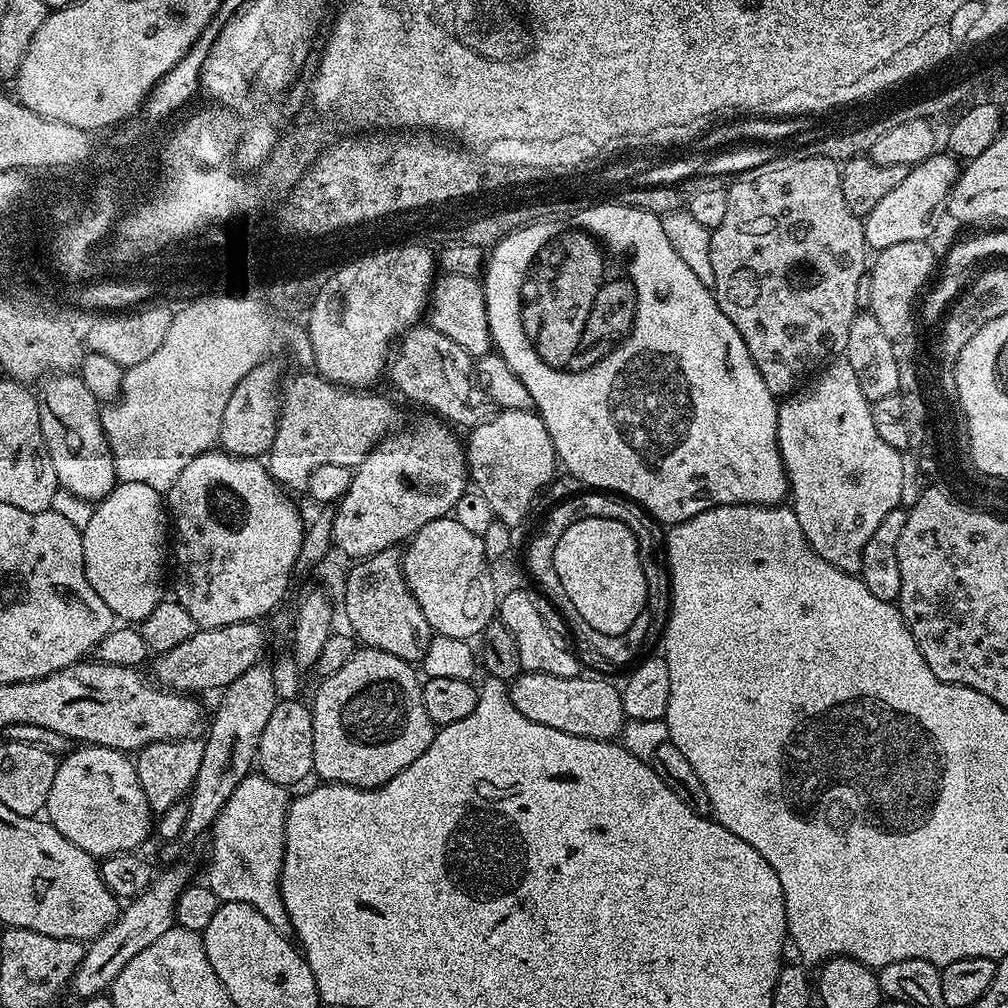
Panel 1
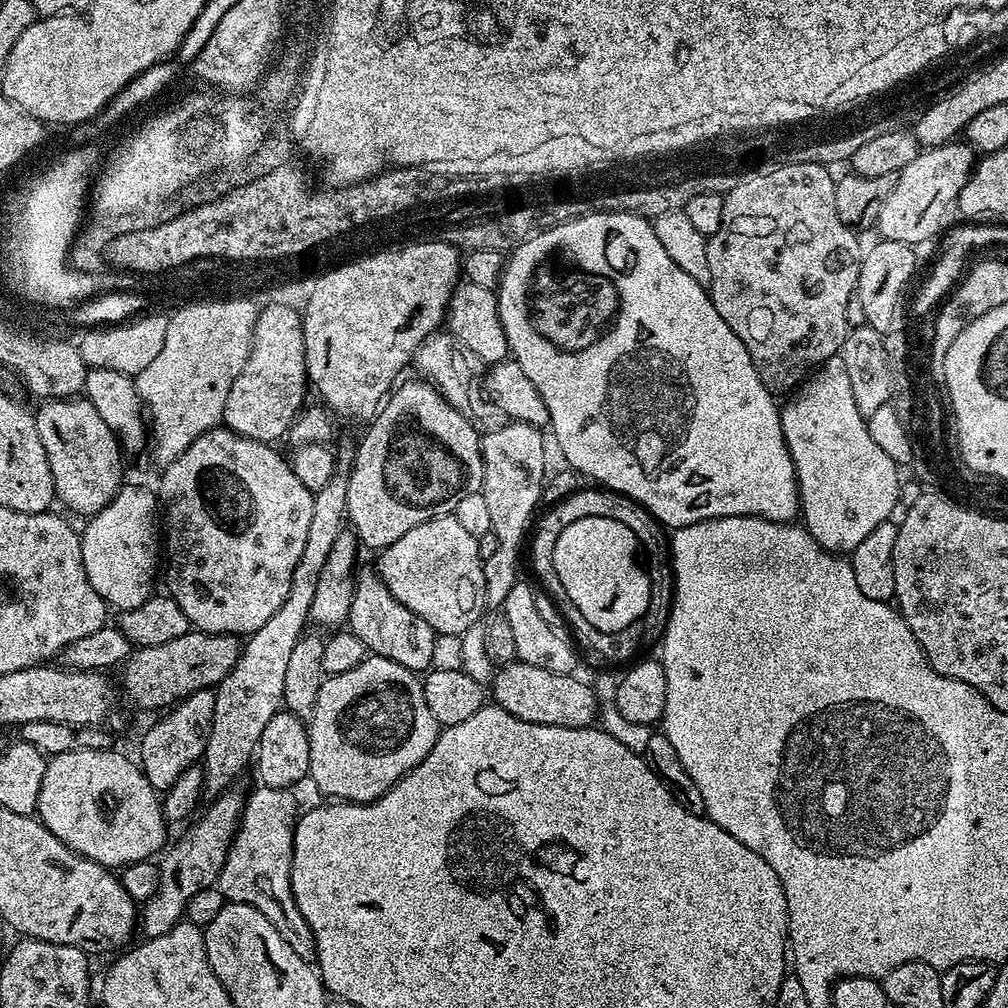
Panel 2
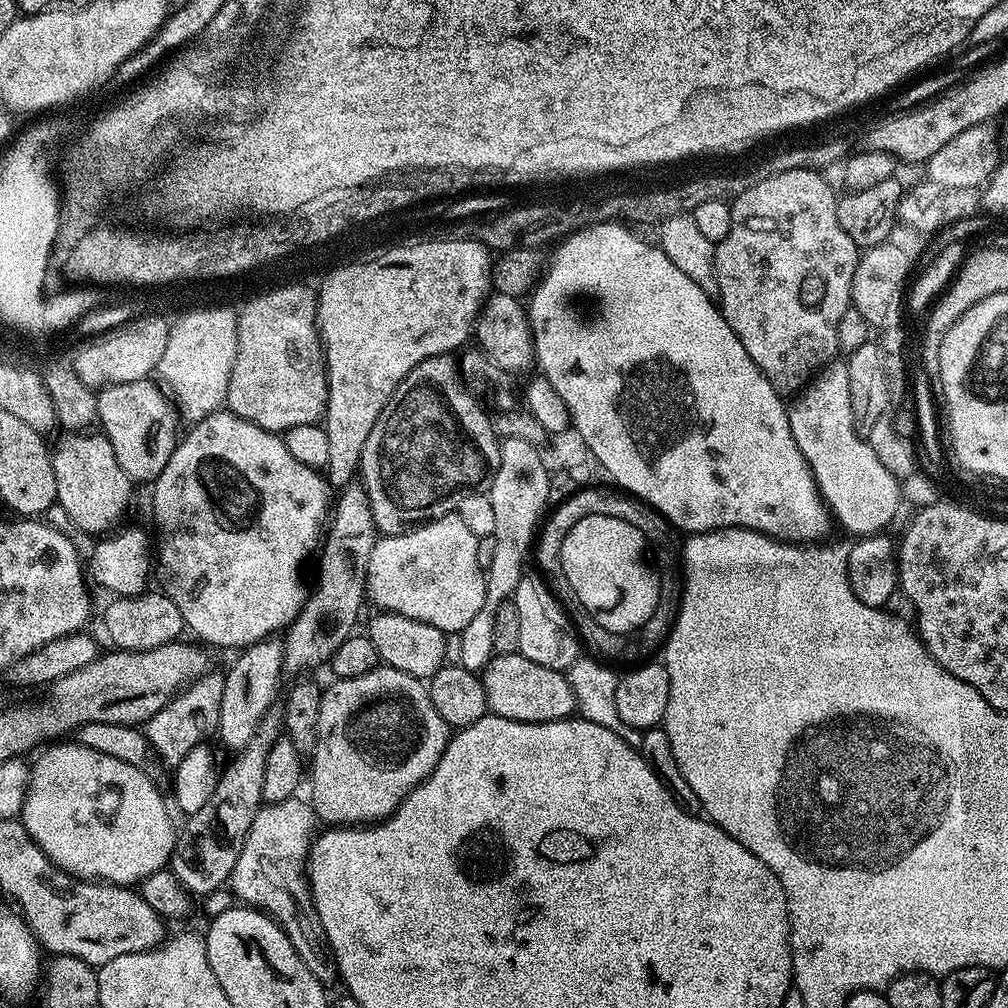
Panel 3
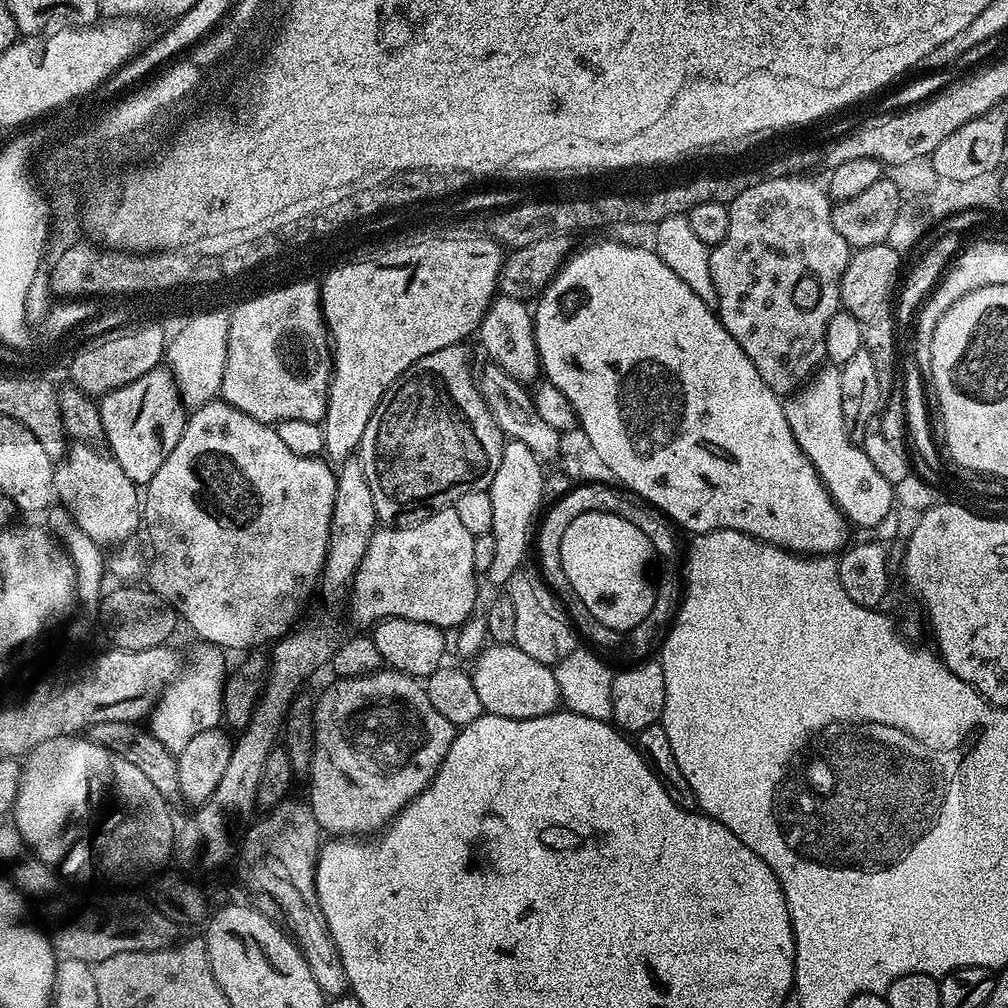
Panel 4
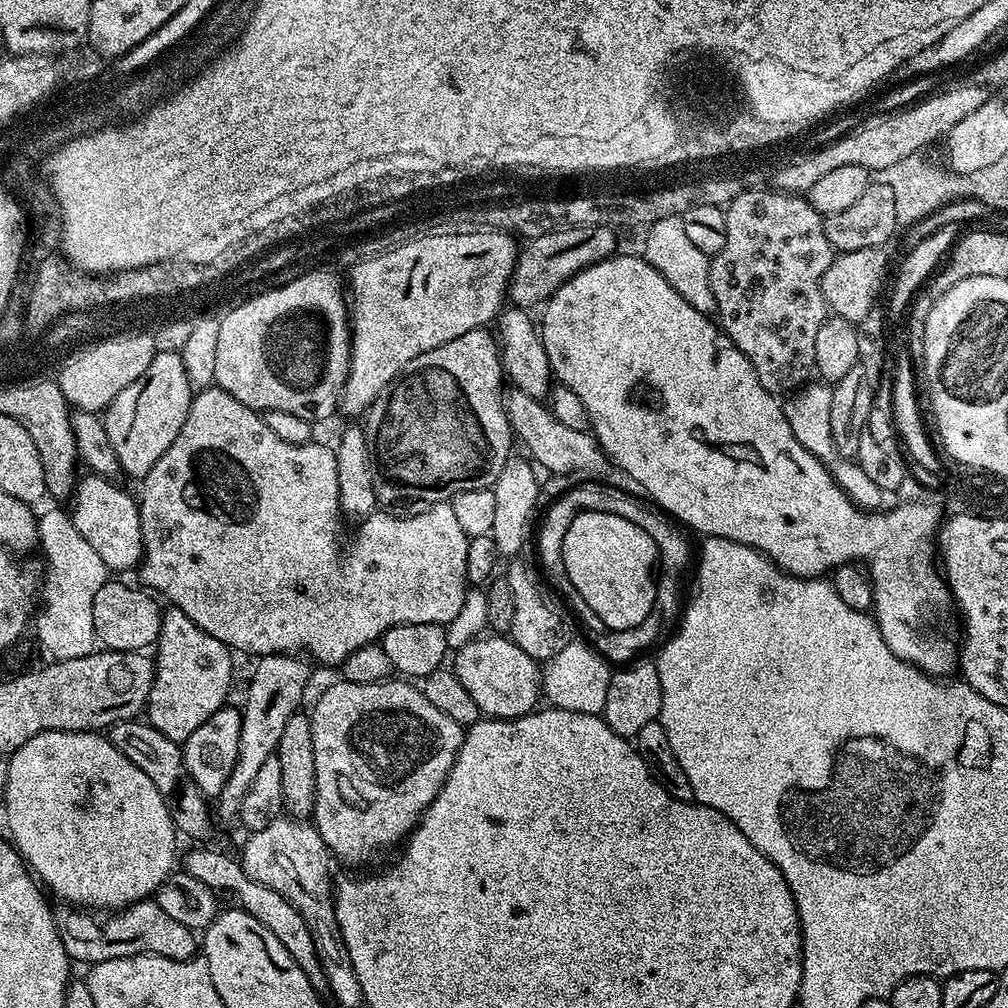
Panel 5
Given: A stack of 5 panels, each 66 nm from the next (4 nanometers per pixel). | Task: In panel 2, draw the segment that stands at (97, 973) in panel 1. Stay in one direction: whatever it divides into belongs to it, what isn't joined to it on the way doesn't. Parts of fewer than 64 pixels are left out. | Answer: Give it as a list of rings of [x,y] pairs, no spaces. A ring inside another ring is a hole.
[[[228,787],[220,796],[215,797],[210,803],[212,805],[204,813],[201,811],[187,825],[189,828],[173,842],[172,849],[170,844],[167,851],[159,857],[158,890],[148,900],[143,901],[138,912],[138,928],[141,933],[145,932],[143,935],[147,939],[158,938],[181,923],[189,898],[198,894],[198,890],[206,890],[219,881],[220,870],[232,845],[232,839],[236,837],[236,830],[240,826],[240,815],[244,812],[246,792],[245,789],[238,787]]]

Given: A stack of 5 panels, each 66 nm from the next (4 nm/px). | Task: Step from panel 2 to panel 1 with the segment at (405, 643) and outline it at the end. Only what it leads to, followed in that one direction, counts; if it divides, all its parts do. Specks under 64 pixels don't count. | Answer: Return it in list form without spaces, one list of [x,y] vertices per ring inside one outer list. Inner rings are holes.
[[[387,548],[351,566],[344,580],[344,616],[352,627],[351,635],[363,647],[394,654],[394,658],[402,658],[408,664],[423,661],[434,633],[404,581],[401,549]]]

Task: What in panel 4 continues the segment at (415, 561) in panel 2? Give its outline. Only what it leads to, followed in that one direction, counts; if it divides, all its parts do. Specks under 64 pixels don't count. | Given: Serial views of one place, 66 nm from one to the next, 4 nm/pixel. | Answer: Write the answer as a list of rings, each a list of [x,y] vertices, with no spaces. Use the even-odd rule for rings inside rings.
[[[449,506],[433,511],[428,514],[425,520],[420,520],[417,524],[412,524],[409,528],[396,528],[400,526],[380,526],[372,533],[369,540],[368,549],[365,556],[361,560],[361,564],[357,568],[356,576],[352,579],[352,587],[350,589],[350,600],[352,596],[352,616],[360,624],[375,625],[381,620],[393,620],[394,618],[406,618],[414,622],[426,622],[433,624],[442,629],[459,629],[460,625],[477,611],[476,608],[476,580],[478,573],[474,570],[474,542],[476,537],[470,534],[470,530],[466,530],[466,526],[462,526],[462,522],[458,519],[455,507]]]

